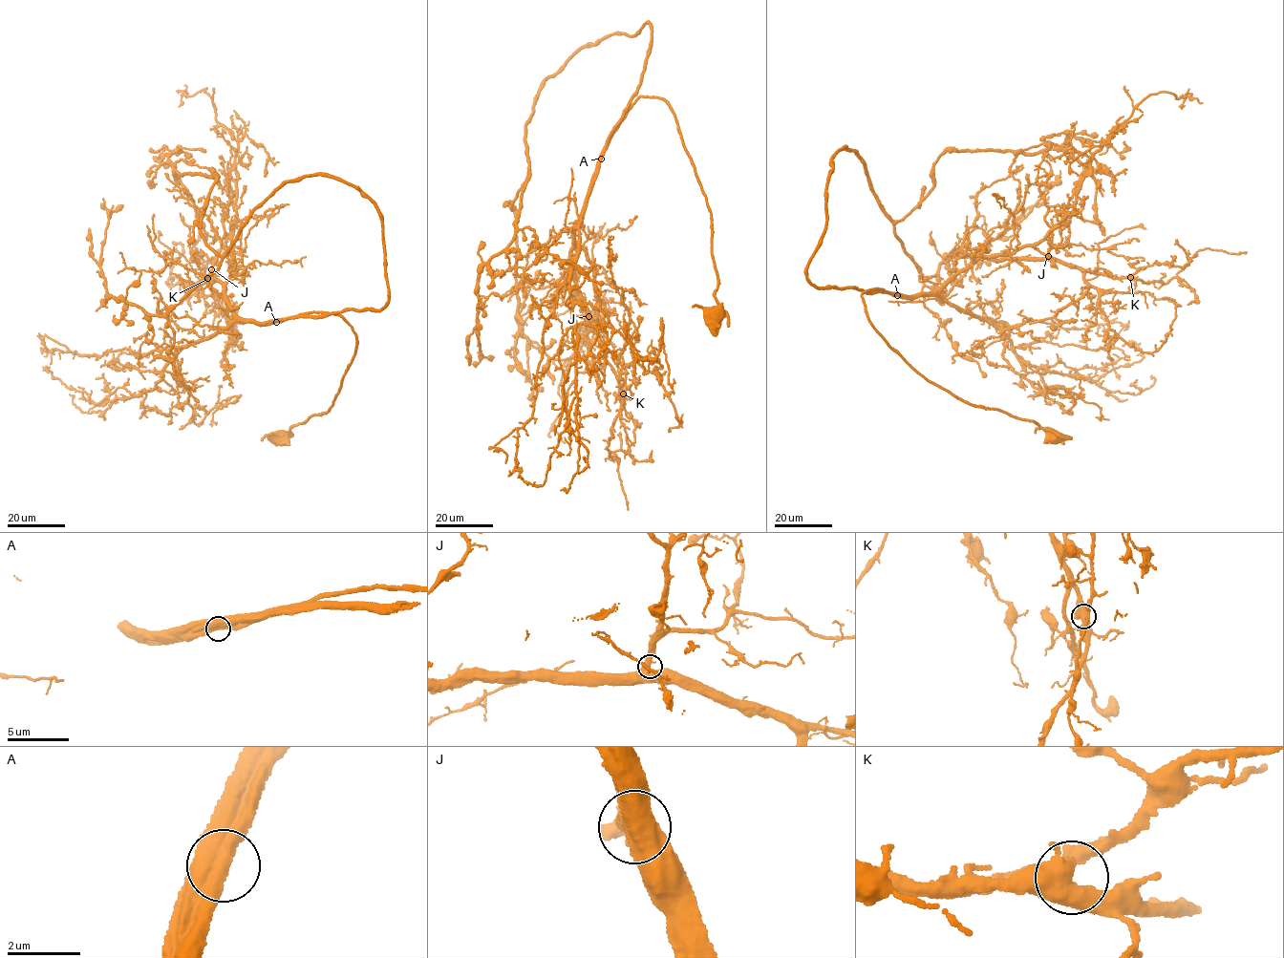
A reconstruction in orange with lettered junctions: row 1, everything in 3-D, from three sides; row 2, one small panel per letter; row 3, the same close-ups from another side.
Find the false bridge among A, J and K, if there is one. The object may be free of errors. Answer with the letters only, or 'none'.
none

